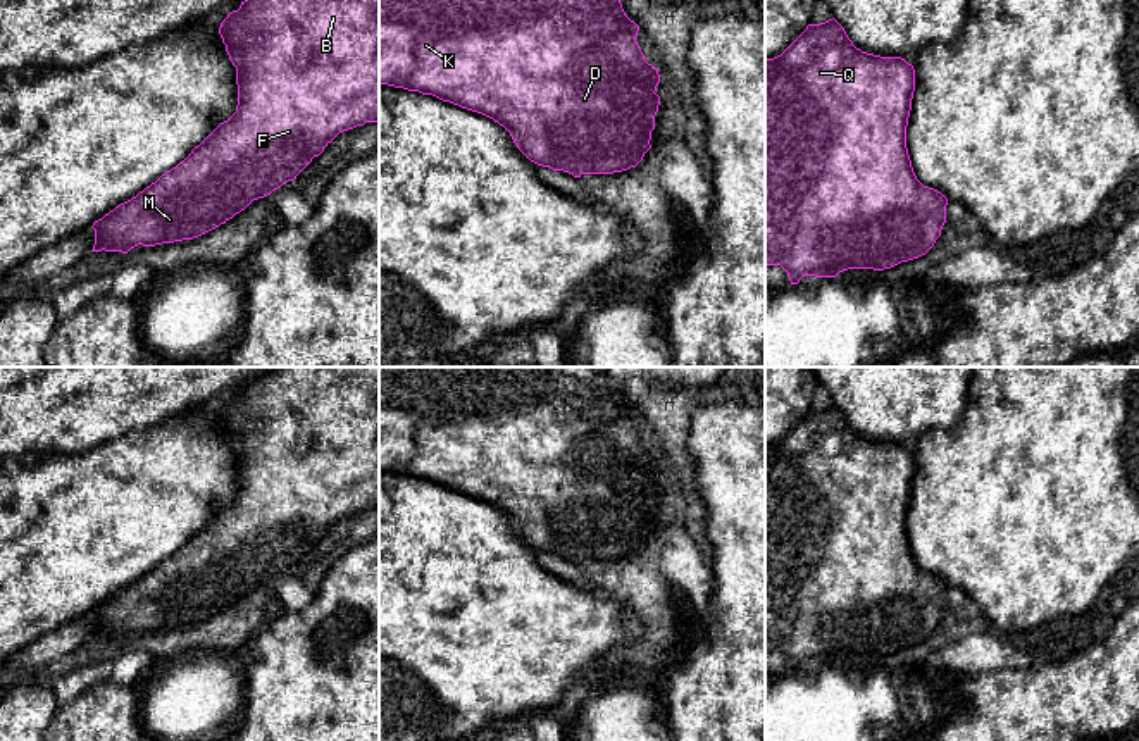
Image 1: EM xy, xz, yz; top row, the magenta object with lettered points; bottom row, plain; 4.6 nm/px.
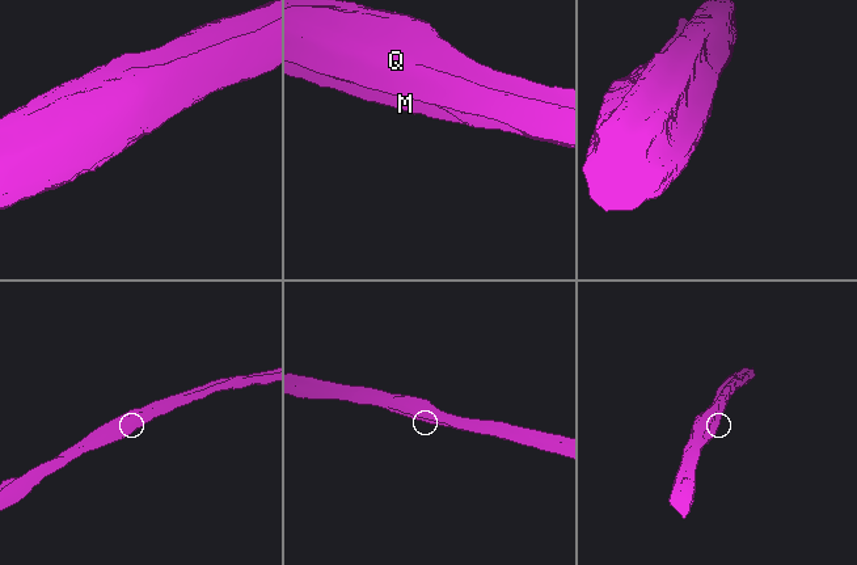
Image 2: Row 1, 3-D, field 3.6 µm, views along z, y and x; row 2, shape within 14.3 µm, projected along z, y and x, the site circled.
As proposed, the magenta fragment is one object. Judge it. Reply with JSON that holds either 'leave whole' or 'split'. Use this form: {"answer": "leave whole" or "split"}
{"answer": "leave whole"}

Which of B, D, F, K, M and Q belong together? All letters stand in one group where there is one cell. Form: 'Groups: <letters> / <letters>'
Groups: B D F K M Q

